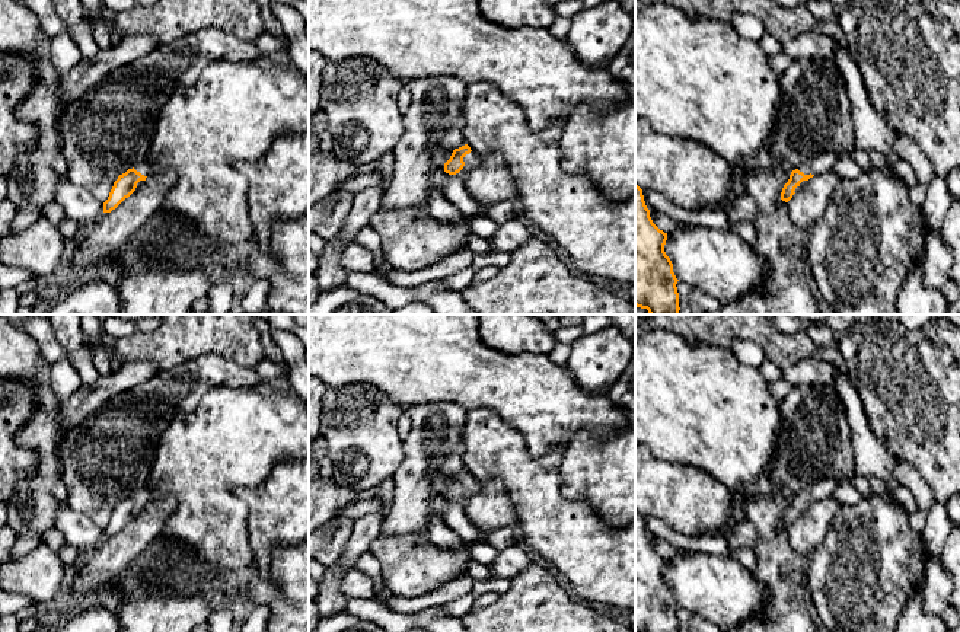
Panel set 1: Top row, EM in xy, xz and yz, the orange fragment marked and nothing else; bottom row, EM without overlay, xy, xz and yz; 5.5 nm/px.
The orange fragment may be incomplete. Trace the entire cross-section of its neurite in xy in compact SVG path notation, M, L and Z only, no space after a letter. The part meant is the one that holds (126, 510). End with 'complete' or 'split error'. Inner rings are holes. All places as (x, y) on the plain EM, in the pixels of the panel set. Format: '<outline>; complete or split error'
M149 483L137 489L133 495L128 495L125 499L119 501L114 508L108 526L103 529L103 539L111 539L115 536L125 524L128 524L138 513L141 513L141 510L150 501L152 494Z; split error

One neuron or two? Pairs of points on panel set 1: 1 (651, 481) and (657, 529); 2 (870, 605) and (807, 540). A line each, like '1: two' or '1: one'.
1: two
2: two

